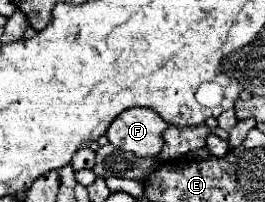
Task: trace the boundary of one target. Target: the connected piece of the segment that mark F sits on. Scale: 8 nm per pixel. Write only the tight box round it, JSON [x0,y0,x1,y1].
[105,108,169,158]

